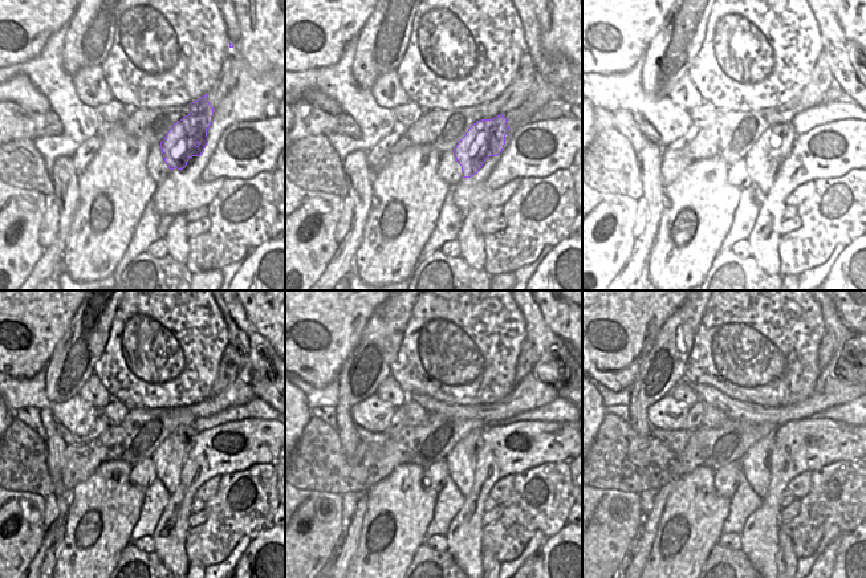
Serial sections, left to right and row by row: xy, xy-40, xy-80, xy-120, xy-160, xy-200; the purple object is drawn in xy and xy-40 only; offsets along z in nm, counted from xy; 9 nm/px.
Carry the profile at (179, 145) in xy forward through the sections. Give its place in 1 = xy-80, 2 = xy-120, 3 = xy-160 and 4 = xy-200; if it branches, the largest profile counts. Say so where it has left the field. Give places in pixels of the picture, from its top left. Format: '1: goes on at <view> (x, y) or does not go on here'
1: goes on at xy-80 (763, 161)
2: goes on at xy-120 (169, 458)
3: goes on at xy-160 (462, 460)
4: goes on at xy-200 (755, 464)

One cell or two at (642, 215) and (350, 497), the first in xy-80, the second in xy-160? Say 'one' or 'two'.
one

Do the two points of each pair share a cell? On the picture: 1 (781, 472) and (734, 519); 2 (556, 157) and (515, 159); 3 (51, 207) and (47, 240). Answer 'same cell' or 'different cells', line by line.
1: different cells
2: same cell
3: same cell

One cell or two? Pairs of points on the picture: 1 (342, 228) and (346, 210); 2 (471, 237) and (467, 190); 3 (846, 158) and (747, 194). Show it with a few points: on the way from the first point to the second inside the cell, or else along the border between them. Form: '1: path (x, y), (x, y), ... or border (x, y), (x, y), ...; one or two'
1: path (344, 224), (346, 214); one
2: border (486, 207), (472, 207), (464, 212); two
3: border (760, 206), (753, 228), (748, 235); two

